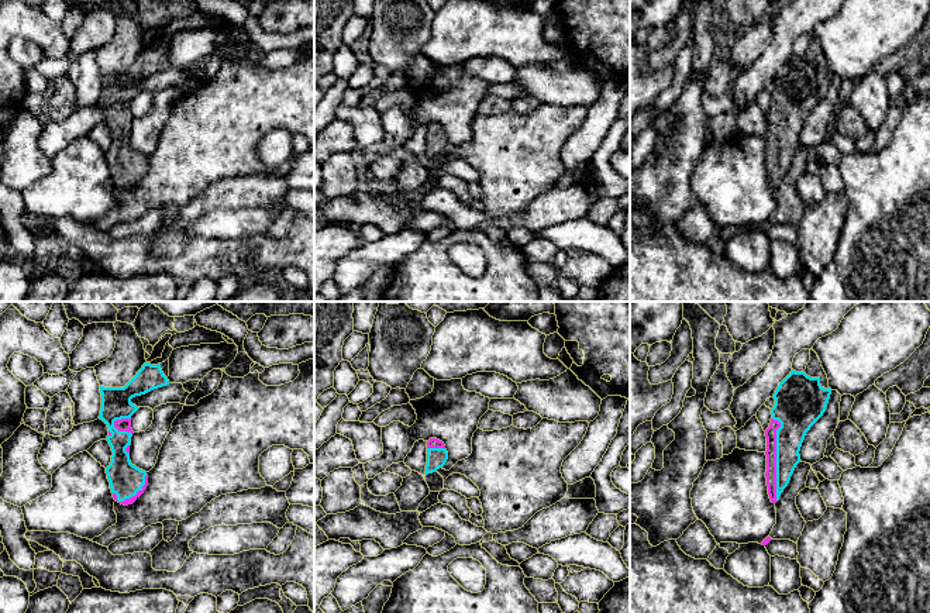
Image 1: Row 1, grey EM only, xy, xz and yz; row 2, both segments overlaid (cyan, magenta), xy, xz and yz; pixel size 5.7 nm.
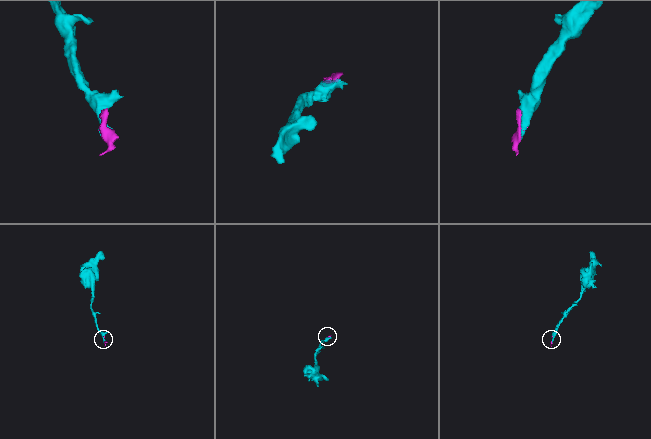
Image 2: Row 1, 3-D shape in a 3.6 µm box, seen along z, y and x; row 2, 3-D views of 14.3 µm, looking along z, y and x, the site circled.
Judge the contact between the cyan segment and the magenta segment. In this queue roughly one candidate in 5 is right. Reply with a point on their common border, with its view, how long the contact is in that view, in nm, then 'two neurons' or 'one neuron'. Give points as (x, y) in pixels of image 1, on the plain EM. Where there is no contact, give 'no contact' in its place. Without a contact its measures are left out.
yz (777, 143) | 480 nm | one neuron

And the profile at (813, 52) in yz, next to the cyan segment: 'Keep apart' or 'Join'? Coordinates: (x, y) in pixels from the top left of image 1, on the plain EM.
Join

